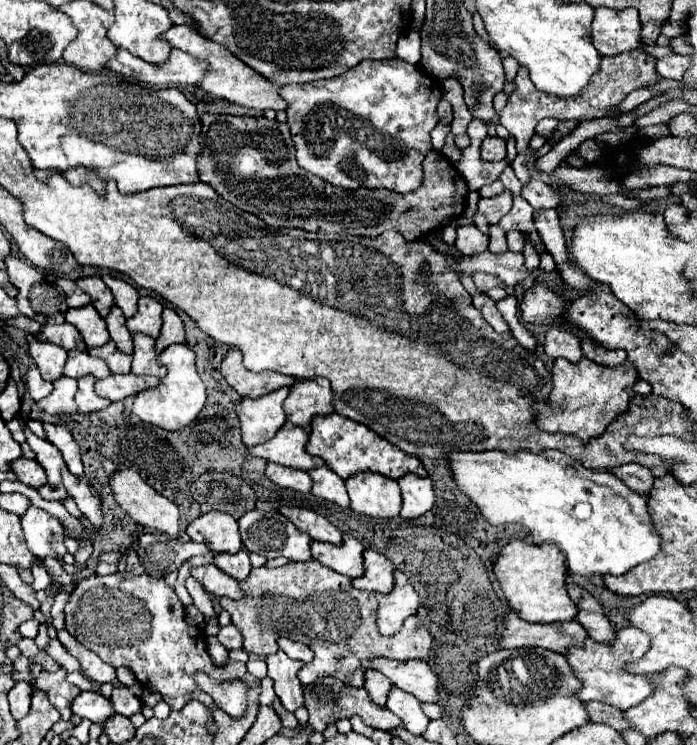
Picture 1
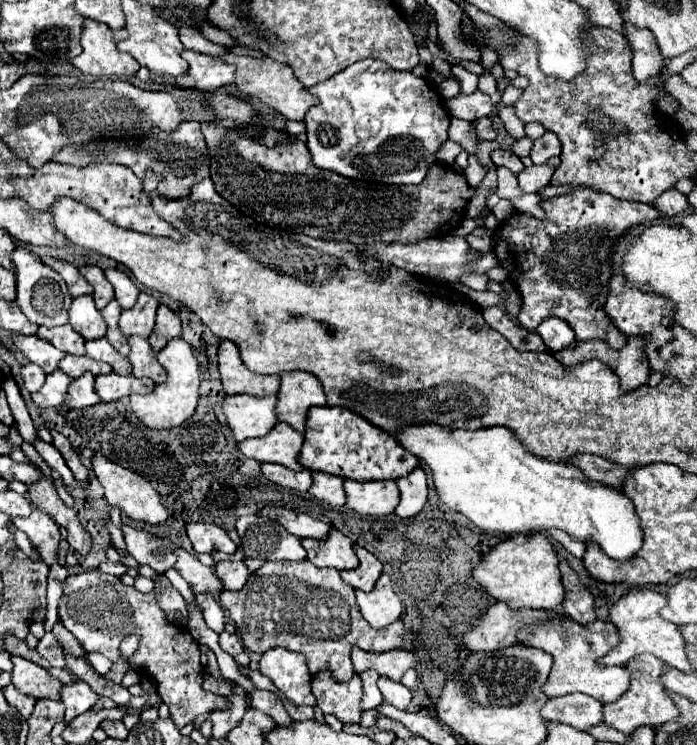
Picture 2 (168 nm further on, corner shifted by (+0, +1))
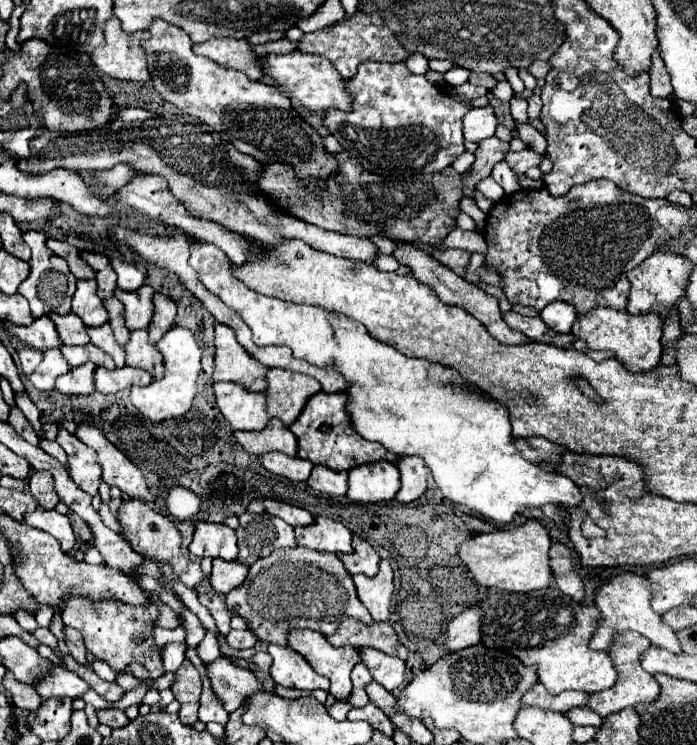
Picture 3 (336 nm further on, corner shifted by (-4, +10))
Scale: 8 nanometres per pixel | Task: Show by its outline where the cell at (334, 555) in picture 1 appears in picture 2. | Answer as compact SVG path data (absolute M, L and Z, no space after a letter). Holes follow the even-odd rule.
M331 528L327 540L301 540L307 550L307 560L319 568L337 568L337 570L353 570L359 566L359 560L353 552L351 540L339 530Z

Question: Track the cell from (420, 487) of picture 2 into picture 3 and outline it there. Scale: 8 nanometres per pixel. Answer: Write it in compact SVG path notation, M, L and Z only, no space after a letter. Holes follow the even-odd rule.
M417 455L401 457L397 461L397 467L401 473L401 489L399 489L395 499L399 503L411 503L411 501L419 499L427 491L429 469L427 469L425 461Z

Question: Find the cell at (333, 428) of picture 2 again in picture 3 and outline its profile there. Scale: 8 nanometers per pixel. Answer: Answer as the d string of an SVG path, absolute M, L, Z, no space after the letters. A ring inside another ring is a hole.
M315 393L305 409L301 411L301 415L297 417L297 421L291 425L297 441L299 441L299 451L297 457L301 459L309 459L313 465L325 465L329 469L335 471L349 471L353 467L359 465L367 465L367 463L375 463L375 461L399 461L399 455L389 453L387 449L383 449L383 445L379 443L371 443L367 439L363 439L351 423L351 417L347 413L347 393Z

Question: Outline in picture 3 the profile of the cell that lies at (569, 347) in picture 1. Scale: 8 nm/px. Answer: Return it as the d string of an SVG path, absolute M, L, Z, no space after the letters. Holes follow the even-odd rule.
M555 301L555 303L547 305L547 309L541 311L541 319L555 333L569 333L573 321L577 319L577 313L575 313L573 305L567 305L563 301Z

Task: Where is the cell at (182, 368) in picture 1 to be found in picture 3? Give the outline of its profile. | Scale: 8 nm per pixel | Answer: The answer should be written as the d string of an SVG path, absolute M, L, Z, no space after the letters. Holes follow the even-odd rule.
M173 327L169 329L163 339L157 343L157 349L163 355L165 375L159 381L153 381L147 387L131 387L131 401L133 405L151 421L163 421L181 417L193 405L193 397L197 393L197 377L201 371L201 349L195 343L195 337L189 329Z

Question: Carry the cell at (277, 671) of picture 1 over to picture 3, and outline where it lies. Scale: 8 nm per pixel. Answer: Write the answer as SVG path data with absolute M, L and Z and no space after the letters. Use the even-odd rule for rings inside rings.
M269 645L269 655L273 657L269 673L275 683L293 689L305 689L305 691L329 689L329 681L323 675L315 673L313 667L291 647Z

